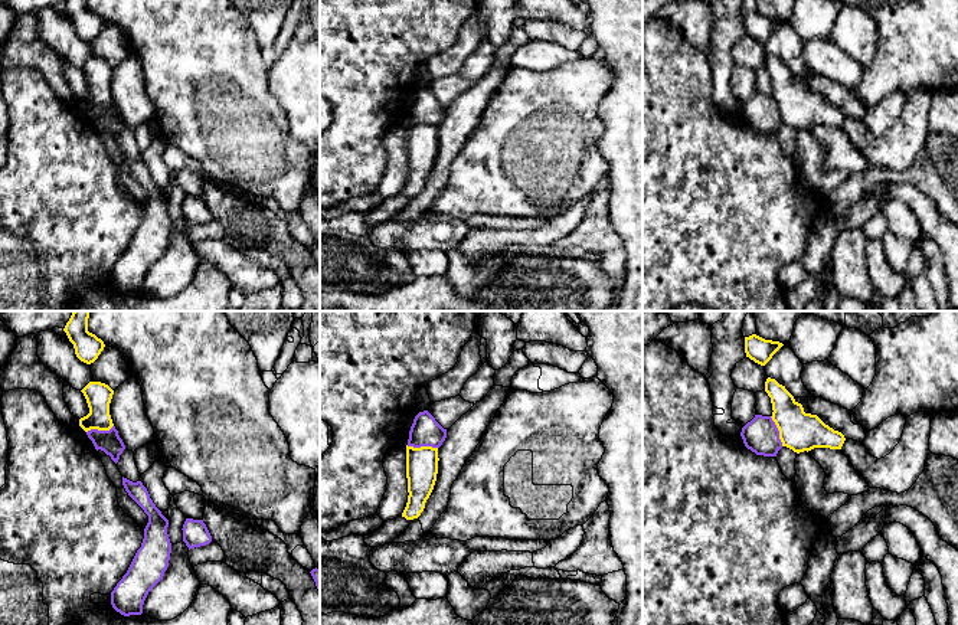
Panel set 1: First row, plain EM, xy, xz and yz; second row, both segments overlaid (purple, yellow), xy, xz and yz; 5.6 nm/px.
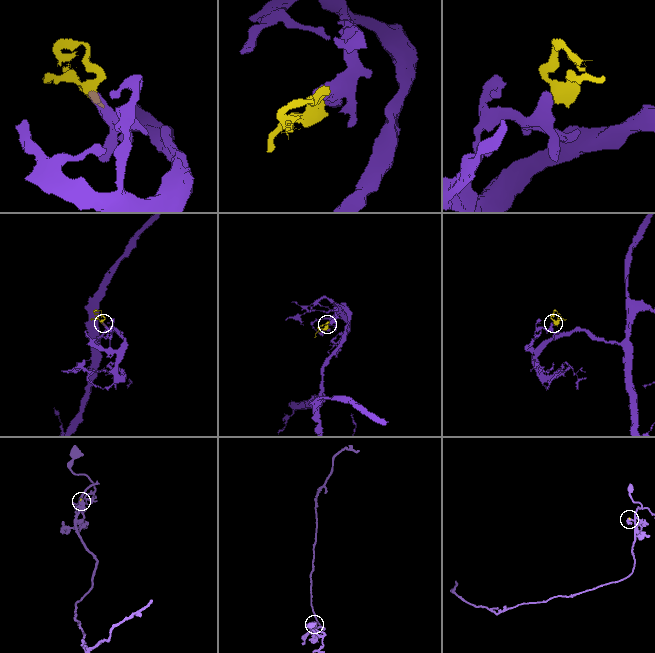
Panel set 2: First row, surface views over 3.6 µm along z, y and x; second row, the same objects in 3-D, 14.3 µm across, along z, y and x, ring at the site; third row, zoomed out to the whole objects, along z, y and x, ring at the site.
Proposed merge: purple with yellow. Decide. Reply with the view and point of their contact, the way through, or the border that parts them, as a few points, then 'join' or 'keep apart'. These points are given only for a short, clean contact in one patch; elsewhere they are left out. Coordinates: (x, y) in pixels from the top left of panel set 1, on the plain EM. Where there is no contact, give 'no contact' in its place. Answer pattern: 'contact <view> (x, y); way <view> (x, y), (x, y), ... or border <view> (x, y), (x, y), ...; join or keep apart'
contact xz (422, 123); border xz (406, 123), (437, 126); keep apart

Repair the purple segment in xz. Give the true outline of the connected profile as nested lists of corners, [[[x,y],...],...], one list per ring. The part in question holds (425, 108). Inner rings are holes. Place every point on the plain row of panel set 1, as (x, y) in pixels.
[[[424,88],[419,89],[413,96],[409,108],[408,124],[439,125],[445,115],[447,107],[444,107],[428,88]]]

